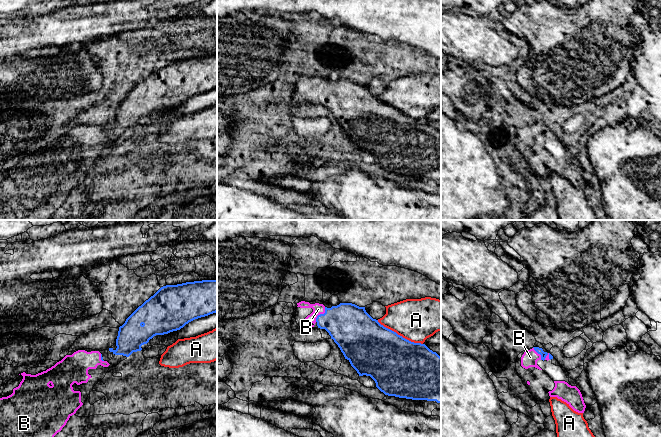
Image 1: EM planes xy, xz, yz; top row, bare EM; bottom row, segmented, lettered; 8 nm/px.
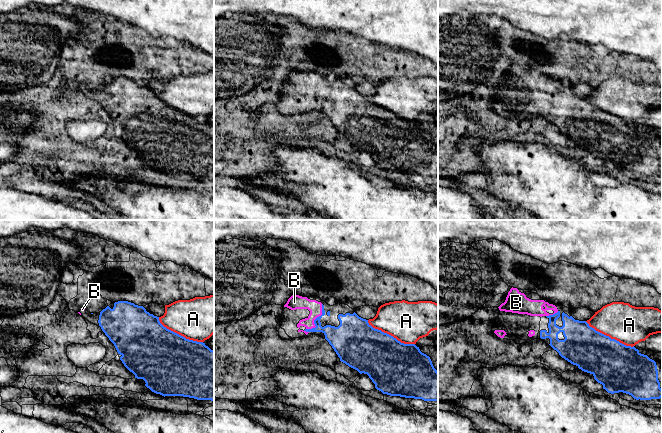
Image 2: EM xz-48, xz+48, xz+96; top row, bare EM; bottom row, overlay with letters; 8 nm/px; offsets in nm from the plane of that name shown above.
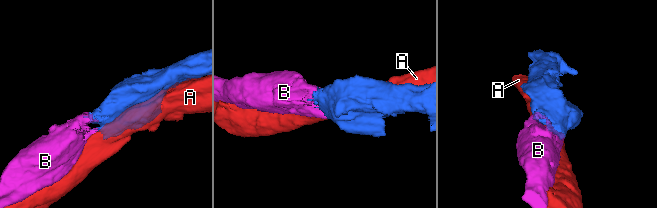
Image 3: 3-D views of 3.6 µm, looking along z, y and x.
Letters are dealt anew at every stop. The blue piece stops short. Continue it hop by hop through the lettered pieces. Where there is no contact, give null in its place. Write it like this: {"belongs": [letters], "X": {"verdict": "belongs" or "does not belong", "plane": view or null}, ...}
{"belongs": ["B"], "A": {"verdict": "does not belong", "plane": "xz"}, "B": {"verdict": "belongs", "plane": "xz"}}

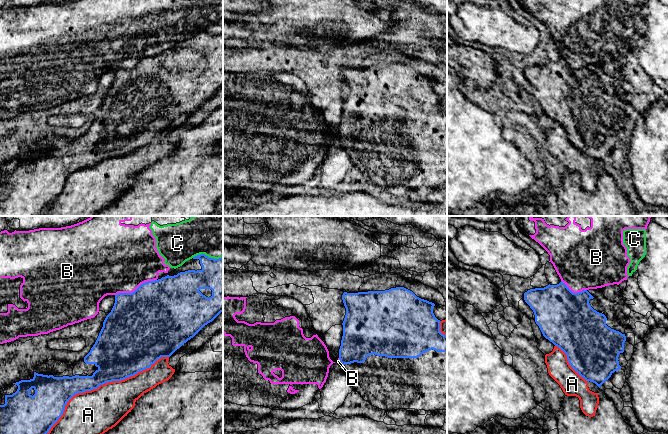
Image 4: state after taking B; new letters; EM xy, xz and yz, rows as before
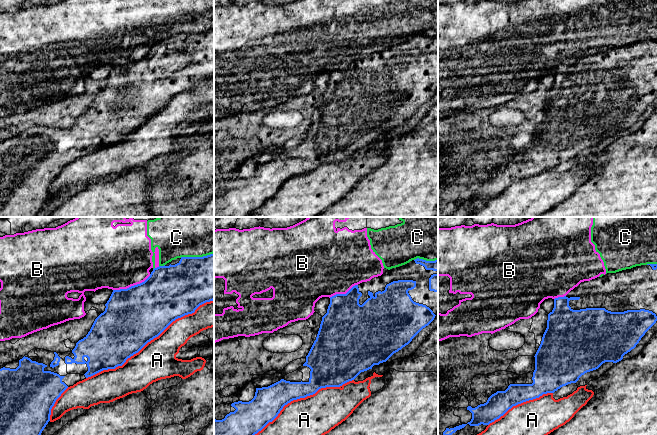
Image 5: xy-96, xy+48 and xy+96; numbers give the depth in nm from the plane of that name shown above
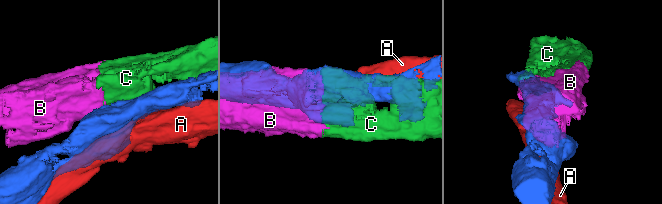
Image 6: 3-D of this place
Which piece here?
{"belongs": [], "A": {"verdict": "does not belong", "plane": "xy"}, "B": {"verdict": "does not belong", "plane": "xy"}, "C": {"verdict": "does not belong", "plane": "xy"}}

